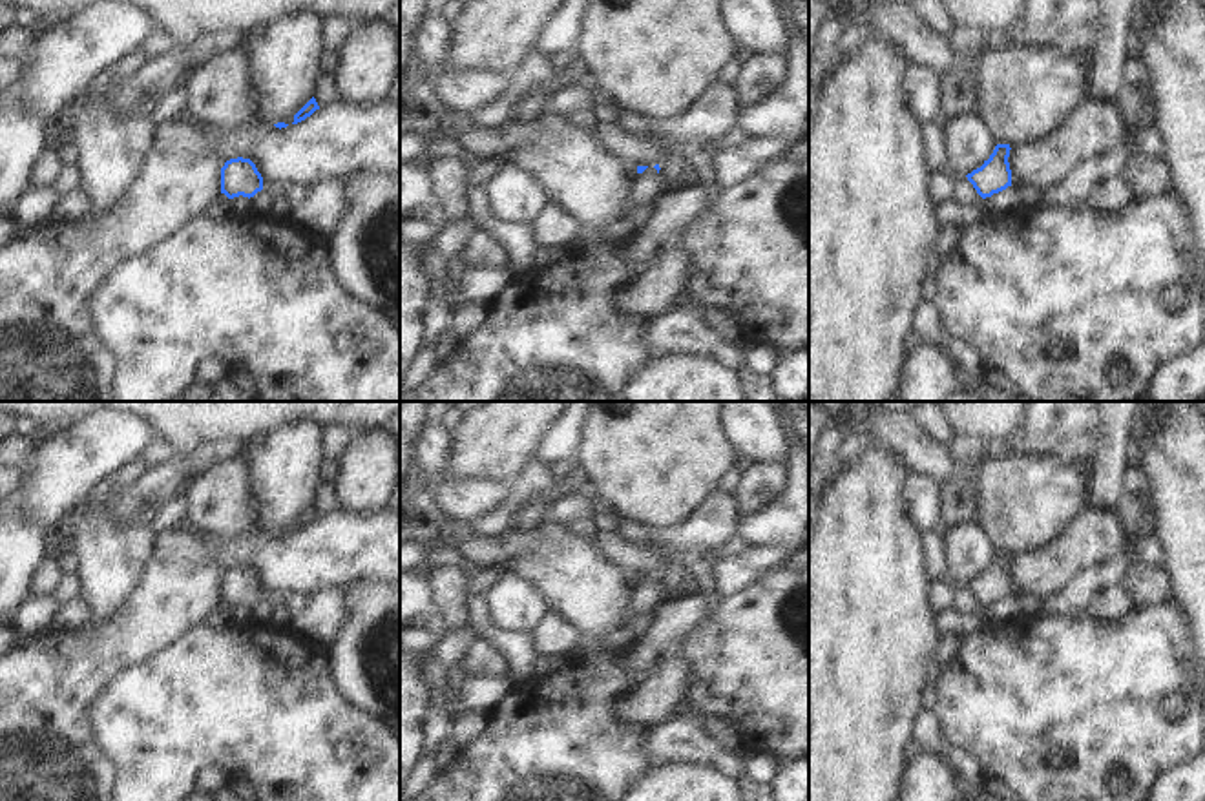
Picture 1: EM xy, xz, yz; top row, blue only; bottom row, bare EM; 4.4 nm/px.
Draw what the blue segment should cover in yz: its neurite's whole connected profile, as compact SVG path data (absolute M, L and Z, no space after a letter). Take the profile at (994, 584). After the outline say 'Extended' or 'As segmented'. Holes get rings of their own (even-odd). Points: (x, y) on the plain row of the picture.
M997 553L990 567L966 584L982 608L1011 595L1010 558L1010 553Z. As segmented

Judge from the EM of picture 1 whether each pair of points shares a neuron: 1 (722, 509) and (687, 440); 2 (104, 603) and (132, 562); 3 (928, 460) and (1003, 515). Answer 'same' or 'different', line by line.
1: different
2: same
3: same

